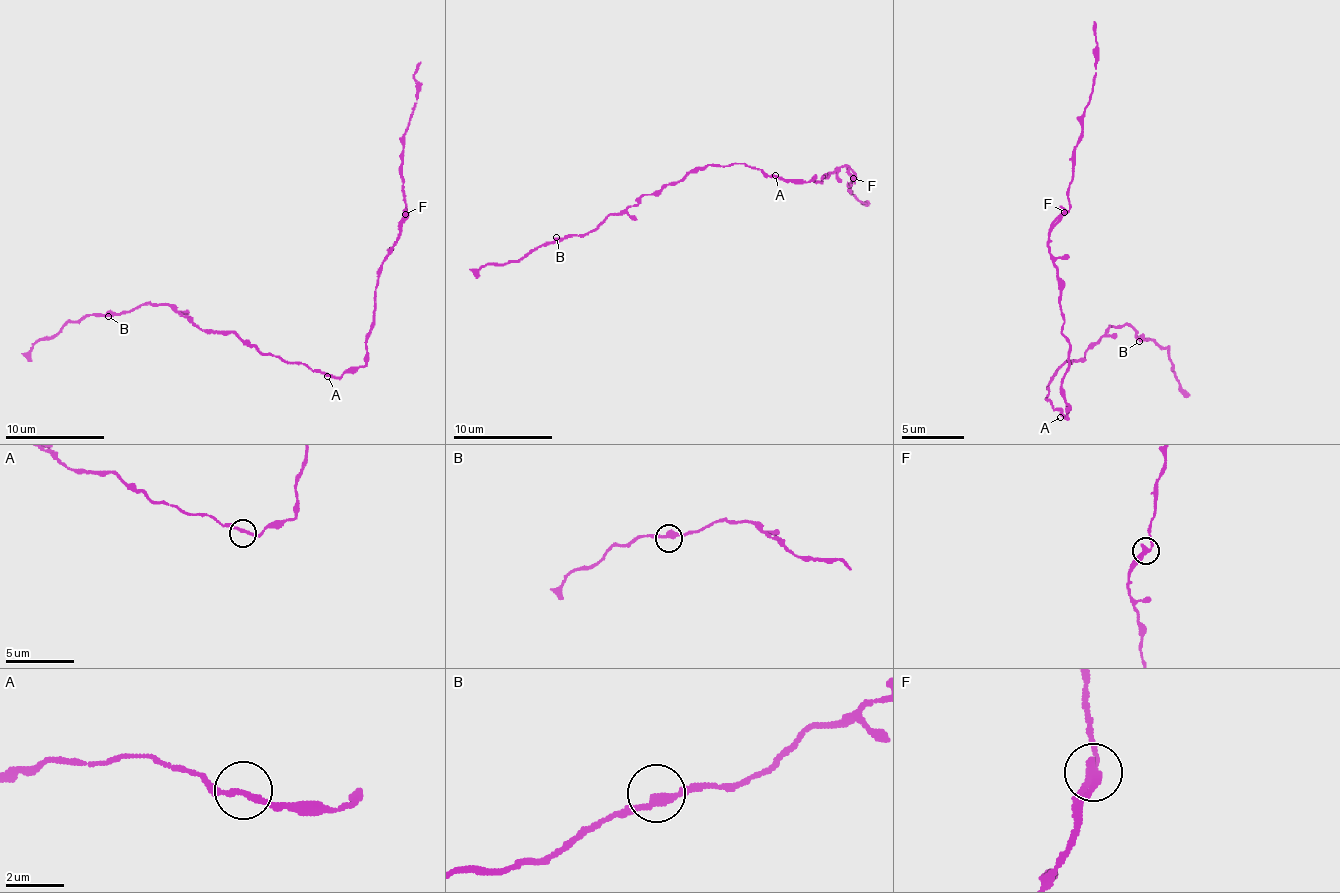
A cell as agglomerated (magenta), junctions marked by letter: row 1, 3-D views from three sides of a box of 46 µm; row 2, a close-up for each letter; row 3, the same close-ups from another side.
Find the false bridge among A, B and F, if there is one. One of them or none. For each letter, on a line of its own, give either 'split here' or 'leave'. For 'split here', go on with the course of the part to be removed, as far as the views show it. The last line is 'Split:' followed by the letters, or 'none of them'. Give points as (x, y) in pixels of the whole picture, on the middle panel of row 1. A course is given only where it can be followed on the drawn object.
A: leave
B: leave
F: leave
Split: none of them

